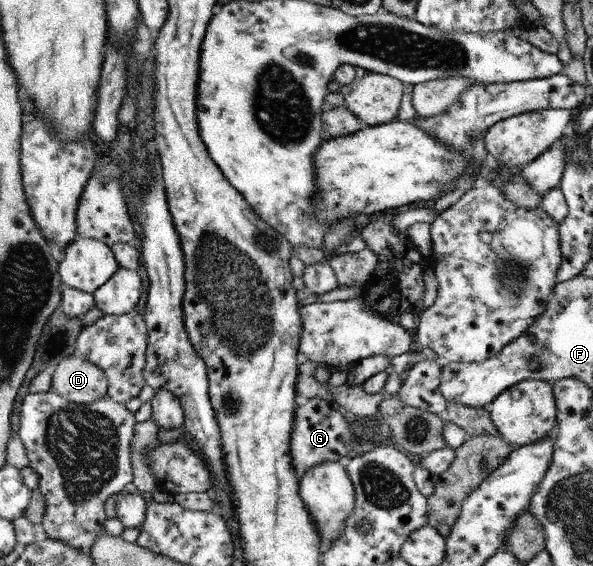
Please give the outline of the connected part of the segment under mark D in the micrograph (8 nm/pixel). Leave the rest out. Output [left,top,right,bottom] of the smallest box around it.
[51,354,110,403]

